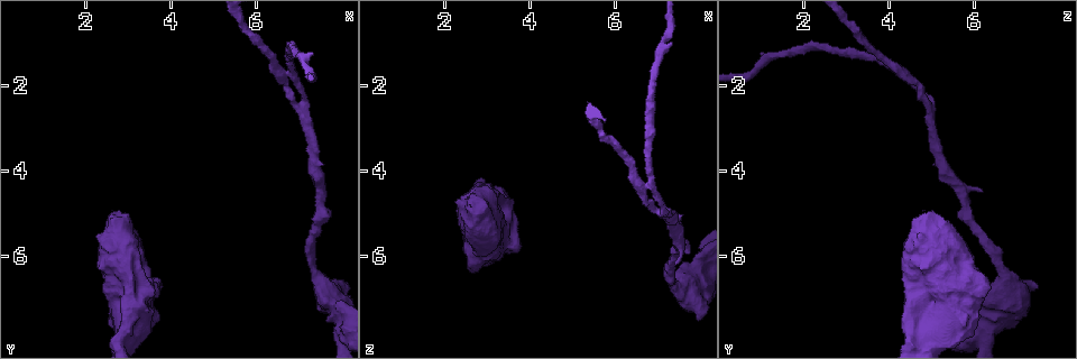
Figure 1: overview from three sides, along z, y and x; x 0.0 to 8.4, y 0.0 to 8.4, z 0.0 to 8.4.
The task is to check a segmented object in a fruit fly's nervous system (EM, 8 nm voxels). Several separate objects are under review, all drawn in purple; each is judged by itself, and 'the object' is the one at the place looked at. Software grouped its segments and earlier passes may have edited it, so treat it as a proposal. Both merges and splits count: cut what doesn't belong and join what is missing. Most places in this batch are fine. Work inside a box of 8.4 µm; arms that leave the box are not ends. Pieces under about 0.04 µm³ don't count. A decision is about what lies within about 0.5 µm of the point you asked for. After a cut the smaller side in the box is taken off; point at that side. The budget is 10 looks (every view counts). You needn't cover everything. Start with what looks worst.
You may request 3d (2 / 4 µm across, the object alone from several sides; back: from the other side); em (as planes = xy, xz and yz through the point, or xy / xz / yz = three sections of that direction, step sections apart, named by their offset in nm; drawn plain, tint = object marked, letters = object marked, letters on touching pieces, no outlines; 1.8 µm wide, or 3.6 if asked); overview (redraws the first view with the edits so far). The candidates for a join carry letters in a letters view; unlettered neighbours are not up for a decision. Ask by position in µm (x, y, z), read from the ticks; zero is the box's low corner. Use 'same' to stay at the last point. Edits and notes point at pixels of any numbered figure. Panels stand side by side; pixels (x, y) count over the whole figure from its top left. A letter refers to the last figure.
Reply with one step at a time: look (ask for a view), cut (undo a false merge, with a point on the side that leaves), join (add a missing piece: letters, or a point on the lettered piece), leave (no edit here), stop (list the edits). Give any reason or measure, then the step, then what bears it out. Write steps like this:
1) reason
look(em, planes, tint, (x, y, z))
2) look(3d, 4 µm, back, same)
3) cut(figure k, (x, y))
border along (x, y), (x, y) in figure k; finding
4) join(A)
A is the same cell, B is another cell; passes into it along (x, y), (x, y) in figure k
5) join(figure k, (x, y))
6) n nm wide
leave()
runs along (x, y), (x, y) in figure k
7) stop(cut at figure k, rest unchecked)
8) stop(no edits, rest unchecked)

side arm on a straight run
look(em, xy, step 8, tint, (7.15, 2.60, 5.00))

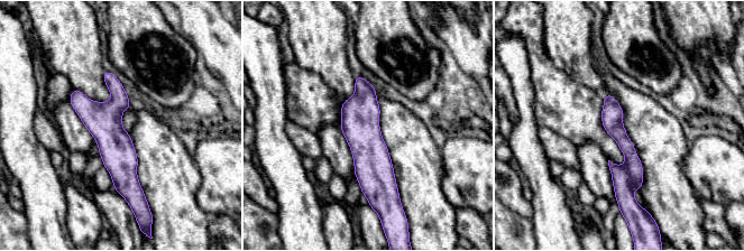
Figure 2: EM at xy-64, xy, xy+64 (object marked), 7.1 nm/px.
what lies round it
look(em, xy, step 8, letters, same)

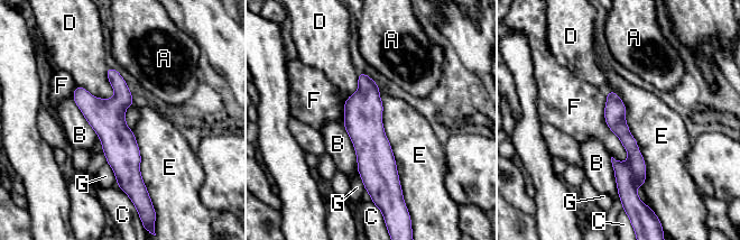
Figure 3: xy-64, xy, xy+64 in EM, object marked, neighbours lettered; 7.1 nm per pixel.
160 nm wide
leave()
A, B, C, D, E, F and G are other cells; border along (378, 86), (382, 127), (403, 194) in figure 3; all the same neuron

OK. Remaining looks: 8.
thick turns thin
look(em, planes, letters, (2.75, 5.35, 4.95))

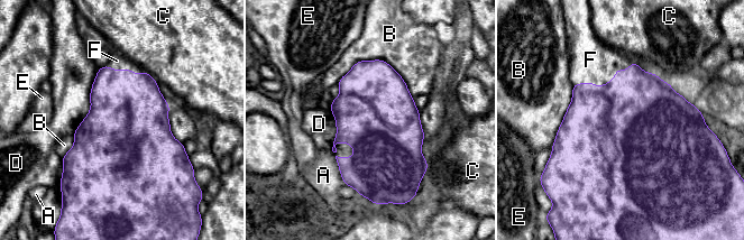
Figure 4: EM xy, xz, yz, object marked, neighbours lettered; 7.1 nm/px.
join(F)
F is the same cell, A, B, C, D and E are other cells; passes into it along (628, 110), (606, 83), (590, 60) in figure 4; it goes on there

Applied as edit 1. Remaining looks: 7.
look(overview)

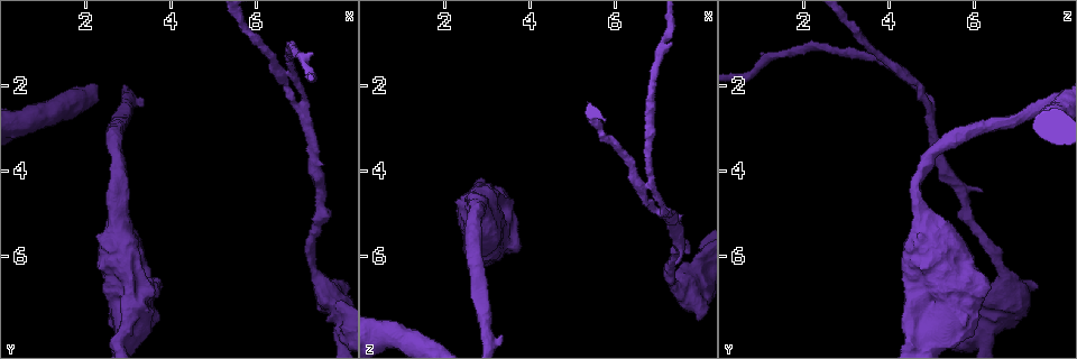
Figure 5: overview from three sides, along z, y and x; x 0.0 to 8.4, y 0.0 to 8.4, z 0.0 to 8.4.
look(em, 3.6 µm, planes, letters, (7.95, 6.70, 7.50))

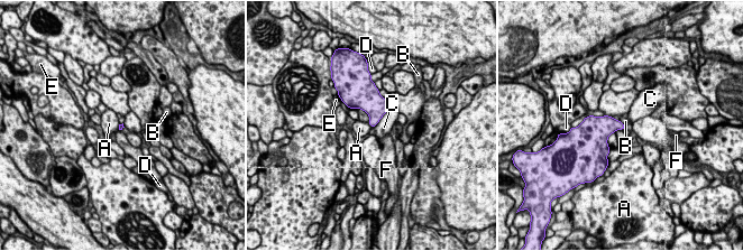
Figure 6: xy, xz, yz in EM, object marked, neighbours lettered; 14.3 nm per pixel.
leave()
A, B, C, D, E and F are other cells; border along (388, 108), (374, 127) in figure 6; no lettered piece goes on from it

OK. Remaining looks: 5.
sudden change in width
look(em, 3.6 µm, xz, step 4, tint, (2.95, 7.75, 4.65))

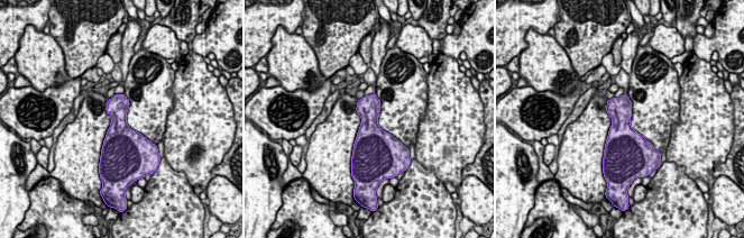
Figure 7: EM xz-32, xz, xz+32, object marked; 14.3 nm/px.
see the neighbours
look(em, 3.6 µm, xz, step 4, letters, same)

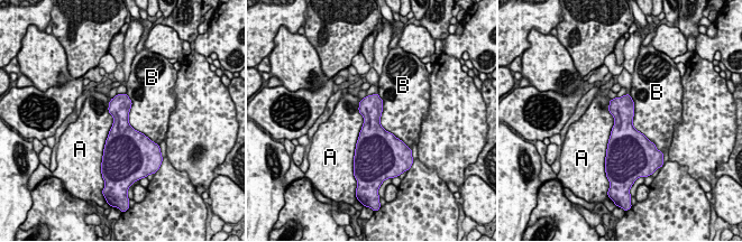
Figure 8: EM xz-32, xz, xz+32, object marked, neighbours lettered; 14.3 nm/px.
320 nm wide
leave()
A and B are other cells; border along (110, 100), (112, 126), (102, 151) in figure 8; one neuron here

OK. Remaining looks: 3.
stop(join at figure 4, rest unchecked)

